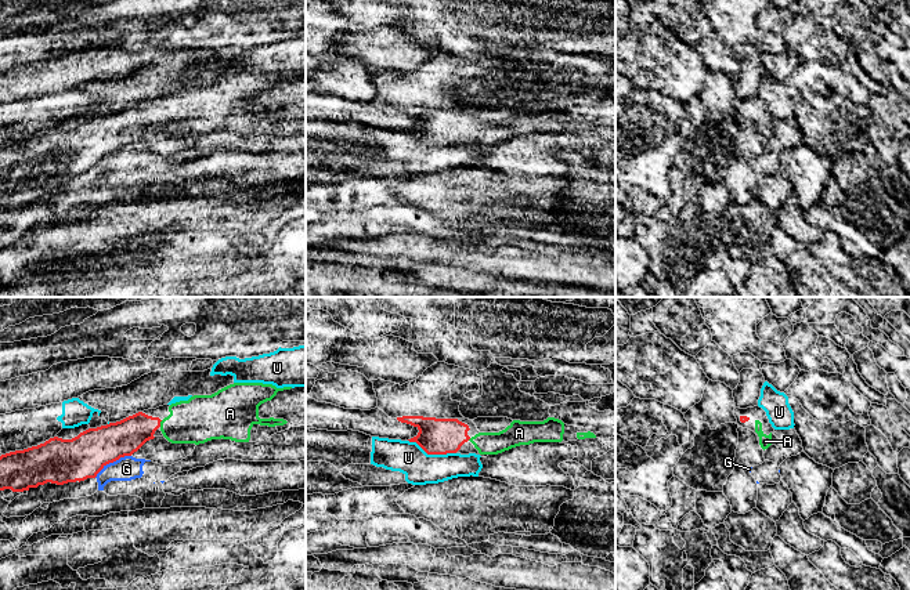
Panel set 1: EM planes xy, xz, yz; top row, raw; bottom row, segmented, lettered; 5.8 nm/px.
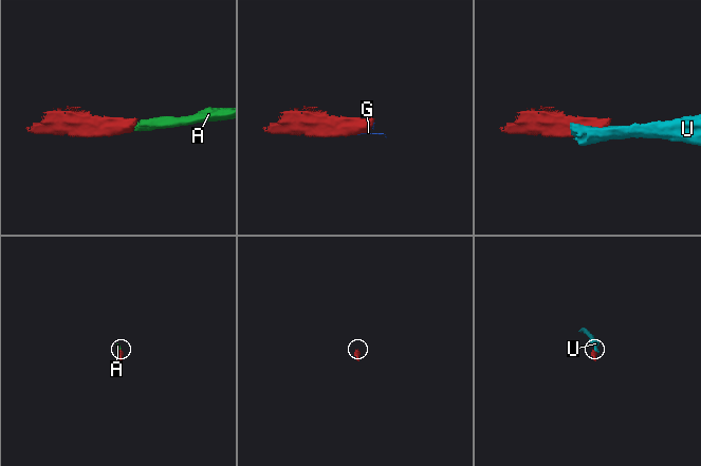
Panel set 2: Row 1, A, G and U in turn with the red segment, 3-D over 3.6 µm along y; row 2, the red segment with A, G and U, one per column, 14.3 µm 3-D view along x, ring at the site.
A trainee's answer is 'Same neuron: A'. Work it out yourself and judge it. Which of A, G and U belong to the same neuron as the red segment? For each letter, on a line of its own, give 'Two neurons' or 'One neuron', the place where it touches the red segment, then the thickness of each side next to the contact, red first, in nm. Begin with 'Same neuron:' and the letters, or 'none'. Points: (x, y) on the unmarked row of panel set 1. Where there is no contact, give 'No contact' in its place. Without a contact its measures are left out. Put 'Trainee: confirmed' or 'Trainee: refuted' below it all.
Same neuron: A
A: One neuron. Touches red at xy (159, 113). Thickness 200 nm (red) against 260 nm
G: Two neurons. Touches red at xy (112, 152). Thickness 260 nm (red) against 140 nm
U: Two neurons. Touches red at xz (432, 144). Thickness 200 nm (red) against 190 nm
Trainee: confirmed

